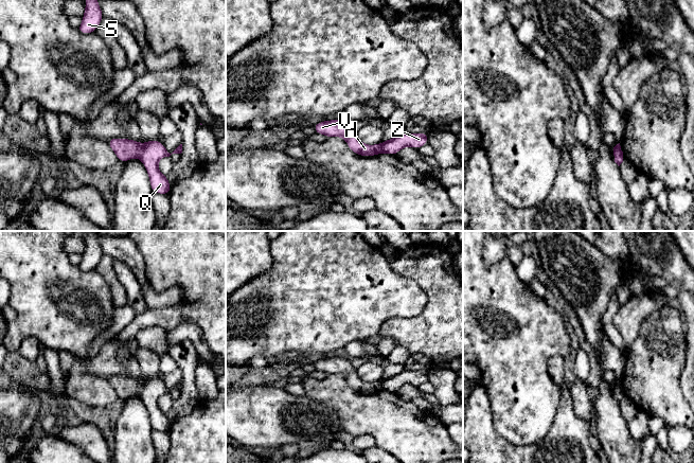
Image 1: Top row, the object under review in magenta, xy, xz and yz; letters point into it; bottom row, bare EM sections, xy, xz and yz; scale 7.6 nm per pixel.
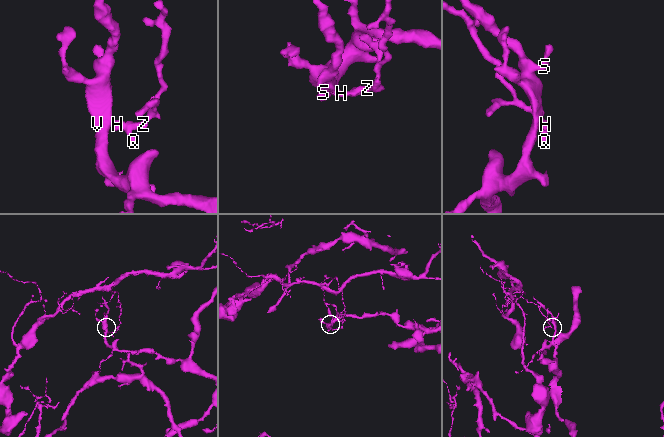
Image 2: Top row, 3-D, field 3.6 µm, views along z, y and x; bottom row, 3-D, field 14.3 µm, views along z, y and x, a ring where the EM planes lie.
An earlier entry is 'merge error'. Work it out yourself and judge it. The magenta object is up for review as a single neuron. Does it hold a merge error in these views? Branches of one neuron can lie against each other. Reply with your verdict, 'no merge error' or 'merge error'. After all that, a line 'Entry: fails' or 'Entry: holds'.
merge error
Entry: holds

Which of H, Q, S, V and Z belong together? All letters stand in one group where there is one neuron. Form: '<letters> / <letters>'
H S V / Q Z

